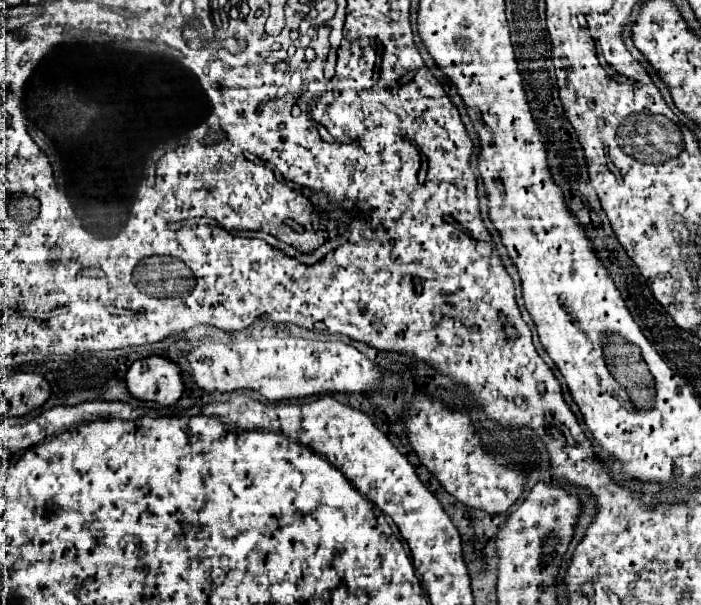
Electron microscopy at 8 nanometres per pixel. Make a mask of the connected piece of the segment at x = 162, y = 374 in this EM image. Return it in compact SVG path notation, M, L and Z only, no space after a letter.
M162 356L136 360L126 372L126 388L134 398L152 400L162 406L176 404L184 392L178 366Z

